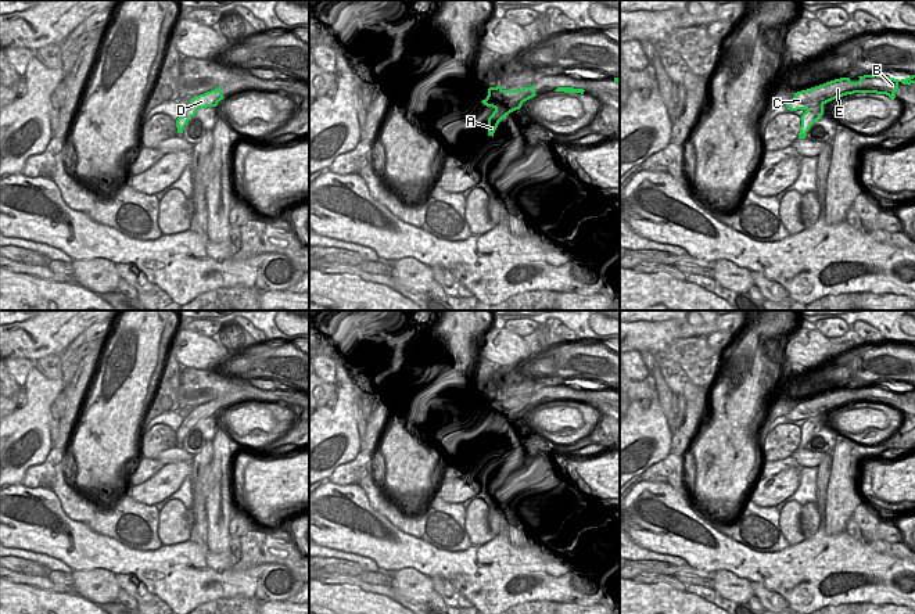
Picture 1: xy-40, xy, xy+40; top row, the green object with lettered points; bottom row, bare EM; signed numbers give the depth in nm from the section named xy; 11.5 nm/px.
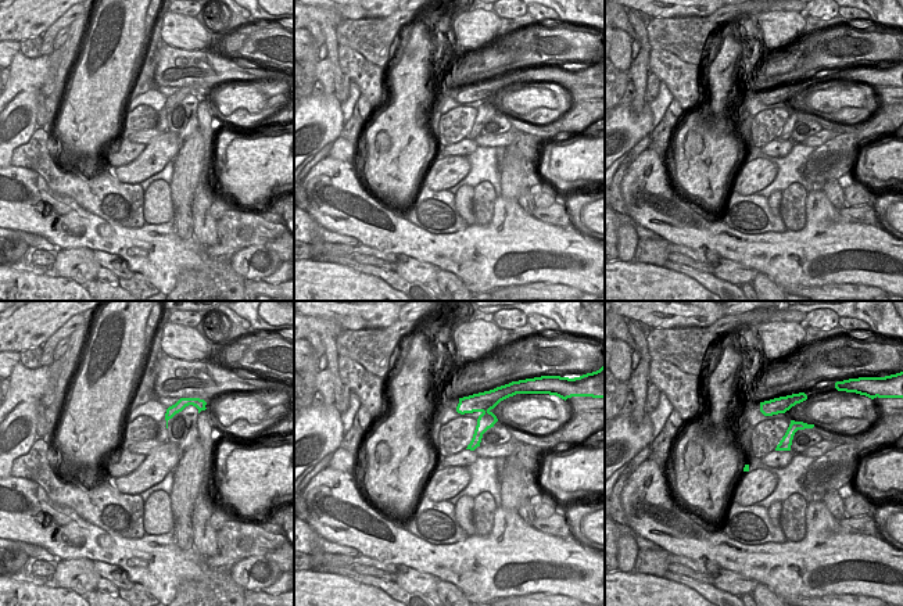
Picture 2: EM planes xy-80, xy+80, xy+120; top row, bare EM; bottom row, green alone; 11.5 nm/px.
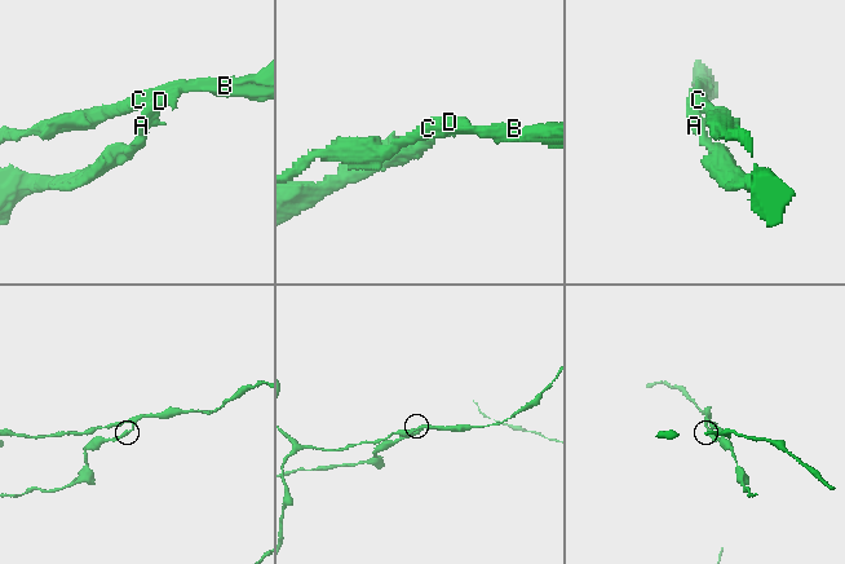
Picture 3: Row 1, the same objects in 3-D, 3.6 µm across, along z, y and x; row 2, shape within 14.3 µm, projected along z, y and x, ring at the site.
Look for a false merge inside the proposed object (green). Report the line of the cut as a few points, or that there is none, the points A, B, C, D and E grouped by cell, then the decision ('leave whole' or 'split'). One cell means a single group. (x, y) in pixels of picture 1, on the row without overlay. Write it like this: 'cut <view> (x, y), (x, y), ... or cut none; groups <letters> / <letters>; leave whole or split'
cut xy (495, 417), (519, 419); groups A / B C D E; split

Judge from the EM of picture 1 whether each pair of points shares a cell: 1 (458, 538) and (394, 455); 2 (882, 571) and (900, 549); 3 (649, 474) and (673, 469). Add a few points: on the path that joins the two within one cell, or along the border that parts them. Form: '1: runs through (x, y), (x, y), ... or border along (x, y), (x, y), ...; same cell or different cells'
1: border along (434, 494), (417, 516), (405, 516), (398, 509); different cells
2: border along (868, 542), (875, 550), (900, 559); different cells
3: runs through (655, 473), (667, 470); same cell

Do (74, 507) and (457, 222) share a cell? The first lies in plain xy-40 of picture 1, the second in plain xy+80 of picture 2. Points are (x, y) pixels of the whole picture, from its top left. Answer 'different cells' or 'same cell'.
same cell

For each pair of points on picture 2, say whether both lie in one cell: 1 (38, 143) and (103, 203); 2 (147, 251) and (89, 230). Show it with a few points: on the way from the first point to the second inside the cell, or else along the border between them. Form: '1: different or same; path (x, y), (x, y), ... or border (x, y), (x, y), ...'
1: same; path (45, 162), (64, 182), (83, 189)
2: same; path (133, 246), (103, 236)

